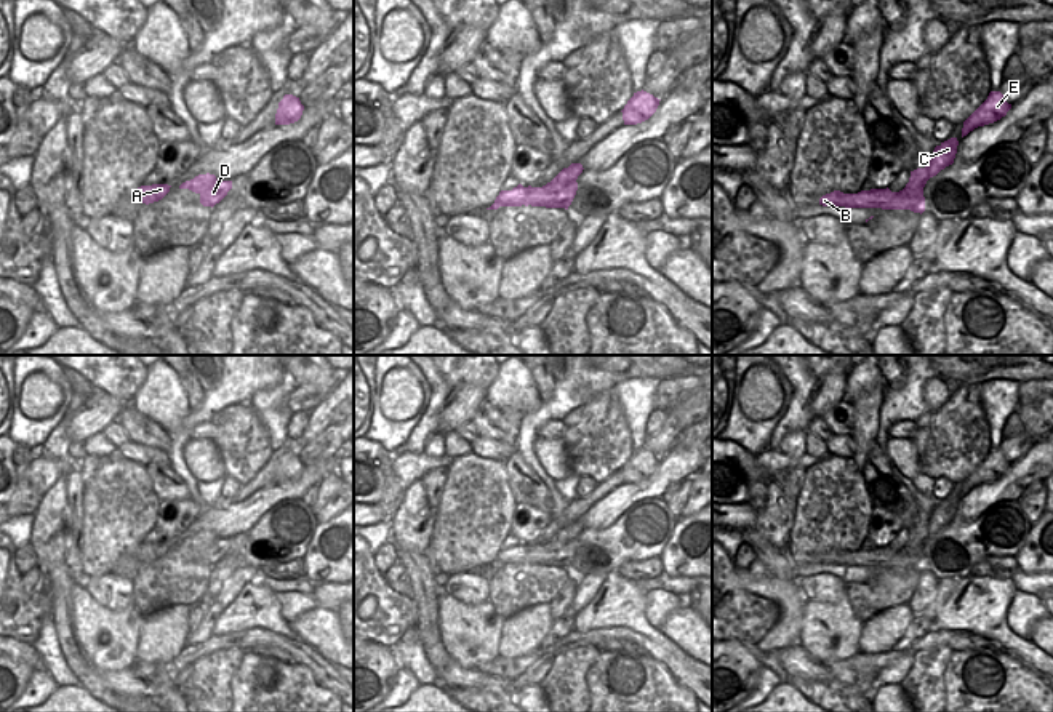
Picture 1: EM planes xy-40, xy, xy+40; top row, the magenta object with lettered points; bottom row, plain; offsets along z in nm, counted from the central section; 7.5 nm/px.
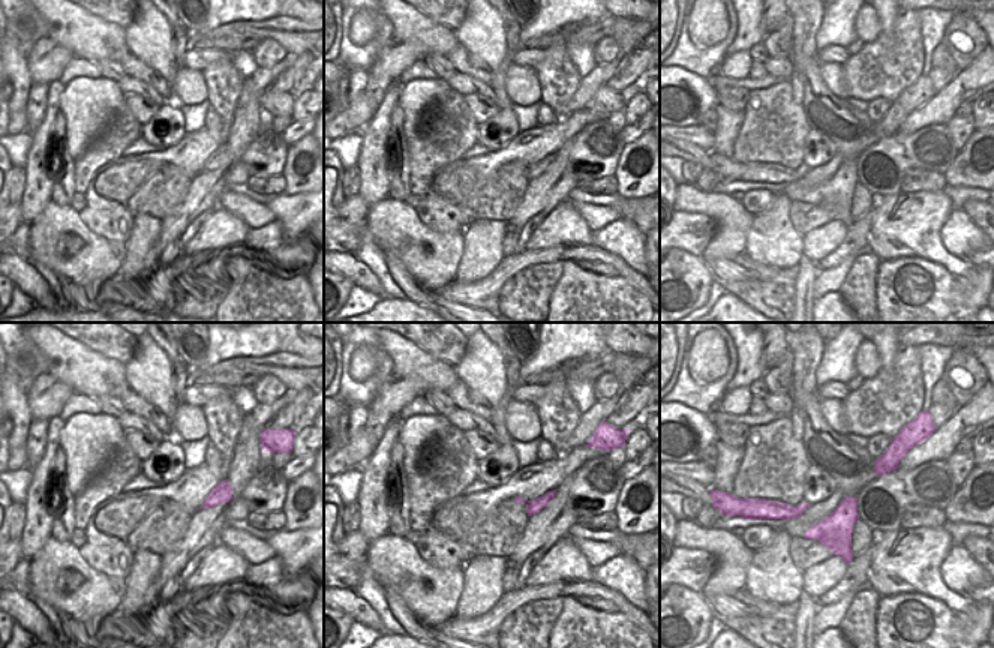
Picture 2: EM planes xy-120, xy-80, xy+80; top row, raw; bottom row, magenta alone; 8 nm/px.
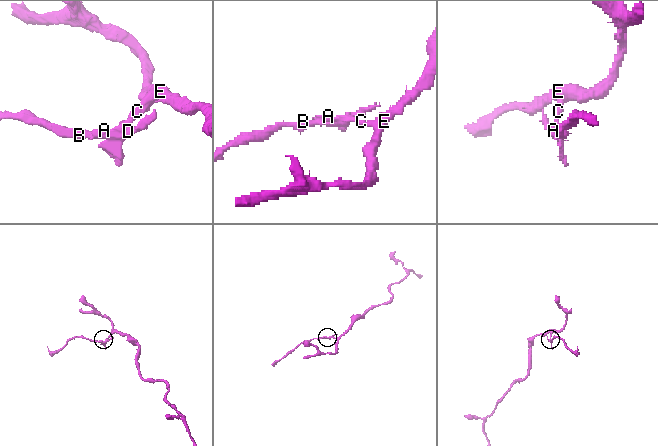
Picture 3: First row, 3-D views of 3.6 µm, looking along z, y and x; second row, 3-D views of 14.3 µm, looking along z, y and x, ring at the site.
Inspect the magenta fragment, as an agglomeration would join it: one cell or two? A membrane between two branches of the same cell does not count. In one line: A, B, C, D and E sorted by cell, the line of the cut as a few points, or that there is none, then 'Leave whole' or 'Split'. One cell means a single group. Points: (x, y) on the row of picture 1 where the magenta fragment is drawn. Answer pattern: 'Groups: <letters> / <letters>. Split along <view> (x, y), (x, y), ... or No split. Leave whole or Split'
Groups: A B D / C E. Split along xy+40 (911, 181), (893, 200), (863, 207). Split.

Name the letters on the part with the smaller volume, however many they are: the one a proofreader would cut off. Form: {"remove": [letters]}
{"remove": ["A", "B", "D"]}

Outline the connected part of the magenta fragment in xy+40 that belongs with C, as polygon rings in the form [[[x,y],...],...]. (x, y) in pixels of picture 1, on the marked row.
[[[951,138],[935,147],[930,163],[925,168],[917,168],[911,171],[911,187],[904,190],[895,202],[882,203],[880,206],[864,206],[864,208],[882,208],[882,210],[911,210],[914,213],[925,211],[925,200],[922,198],[922,190],[927,181],[936,176],[941,170],[954,163],[957,154],[959,141]]]

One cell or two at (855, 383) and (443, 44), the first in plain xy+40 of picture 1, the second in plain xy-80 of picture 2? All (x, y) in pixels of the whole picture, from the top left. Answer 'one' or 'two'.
two

